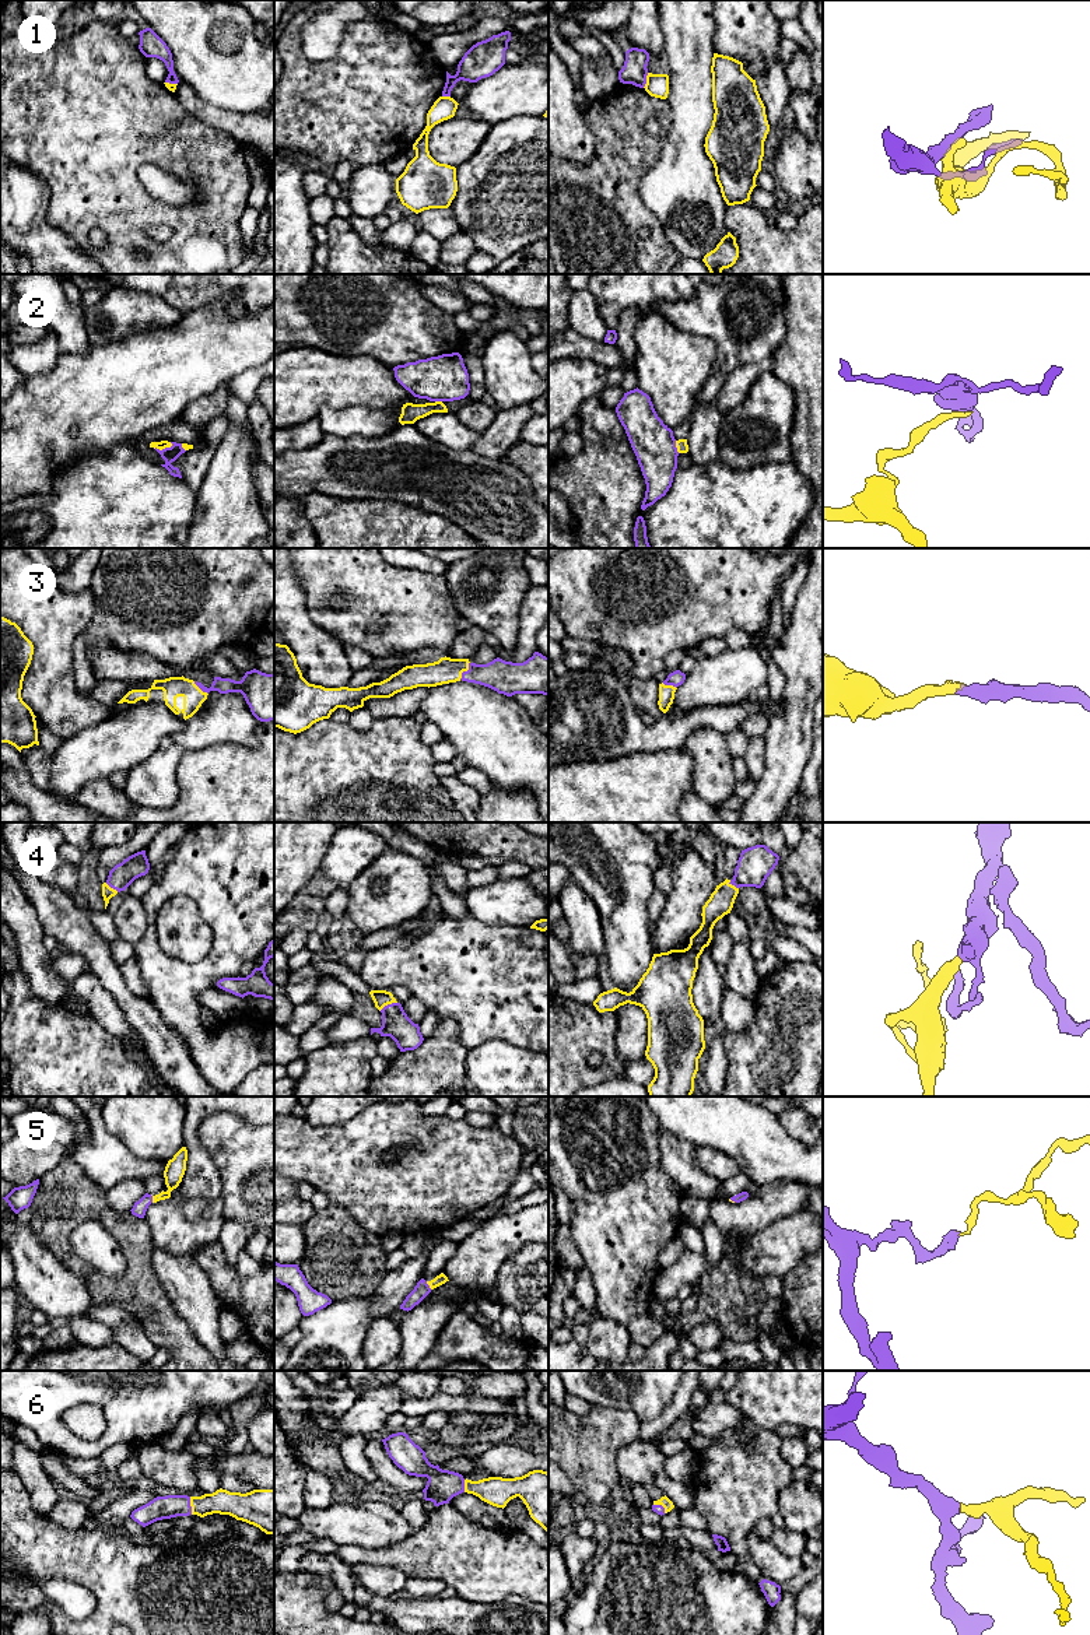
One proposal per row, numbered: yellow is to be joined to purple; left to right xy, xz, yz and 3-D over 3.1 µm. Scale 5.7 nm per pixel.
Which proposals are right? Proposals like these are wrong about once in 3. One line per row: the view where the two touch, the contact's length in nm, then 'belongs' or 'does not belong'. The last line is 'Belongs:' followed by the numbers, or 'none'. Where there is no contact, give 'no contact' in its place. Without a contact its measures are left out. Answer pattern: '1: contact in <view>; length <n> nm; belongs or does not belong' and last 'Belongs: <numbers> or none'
1: contact in yz; length 90 nm; does not belong
2: contact in xy; length 110 nm; does not belong
3: contact in xz; length 120 nm; belongs
4: contact in xz; length 120 nm; belongs
5: contact in xz; length 60 nm; belongs
6: contact in xy; length 110 nm; belongs
Belongs: 3, 4, 5, 6

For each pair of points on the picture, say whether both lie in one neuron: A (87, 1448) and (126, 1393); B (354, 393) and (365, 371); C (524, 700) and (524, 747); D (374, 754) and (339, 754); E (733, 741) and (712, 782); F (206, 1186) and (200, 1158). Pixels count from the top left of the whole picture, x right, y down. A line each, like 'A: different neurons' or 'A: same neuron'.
A: same neuron
B: same neuron
C: different neurons
D: same neuron
E: different neurons
F: same neuron

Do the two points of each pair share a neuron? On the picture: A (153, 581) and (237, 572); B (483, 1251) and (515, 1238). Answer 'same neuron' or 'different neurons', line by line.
A: same neuron
B: same neuron

